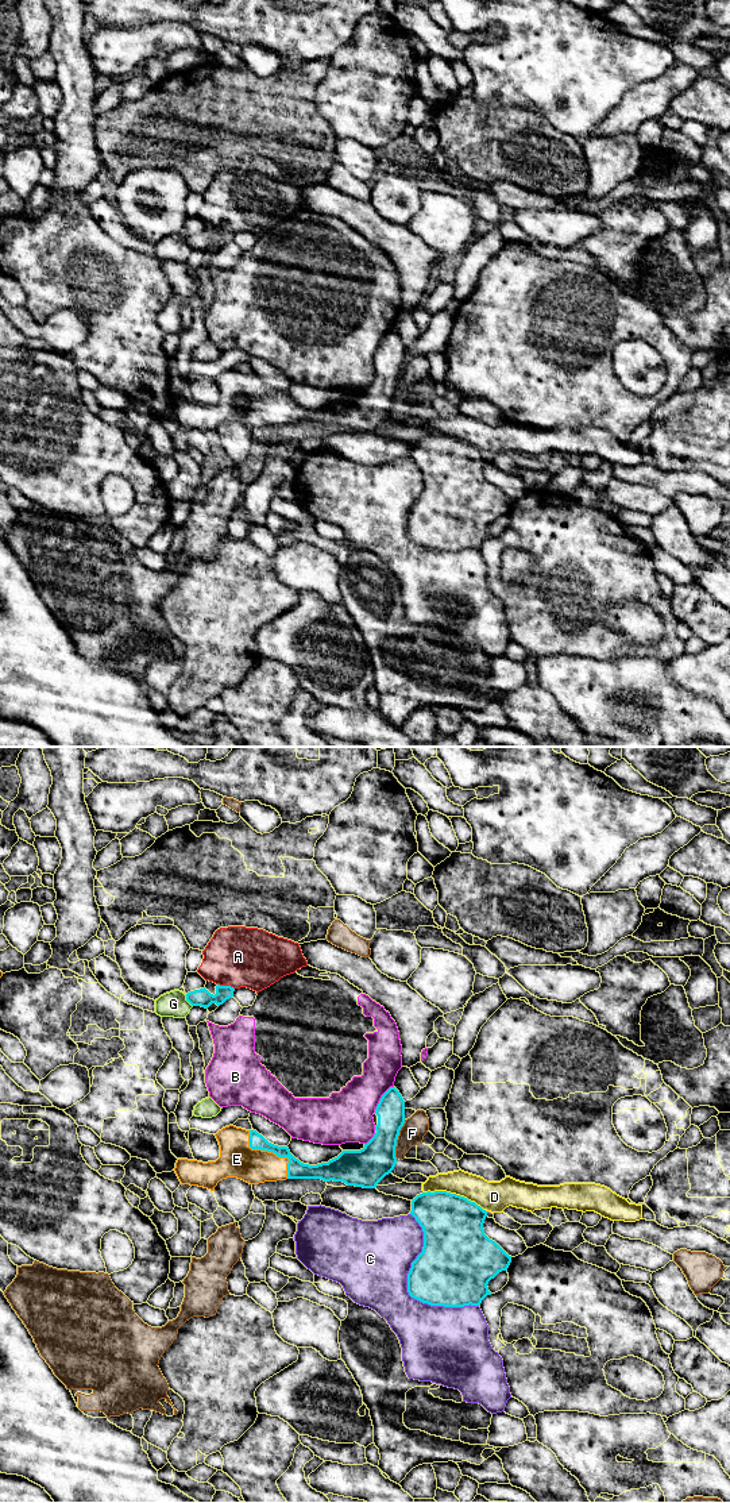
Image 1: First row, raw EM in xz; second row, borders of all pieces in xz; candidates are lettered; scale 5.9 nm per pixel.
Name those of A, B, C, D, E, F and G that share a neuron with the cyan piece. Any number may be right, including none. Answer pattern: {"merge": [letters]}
{"merge": ["E"]}

